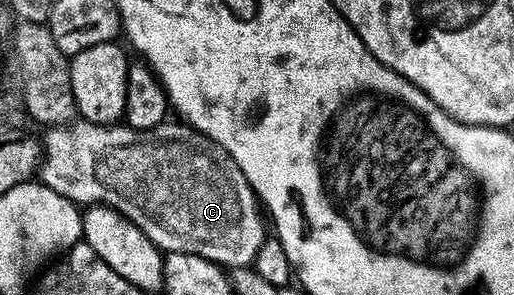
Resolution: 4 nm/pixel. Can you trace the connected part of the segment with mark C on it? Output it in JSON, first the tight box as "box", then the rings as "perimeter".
{"box":[41,121,269,269],"perimeter":[[[75,121],[70,125],[60,125],[50,128],[46,132],[47,136],[42,136],[41,139],[41,146],[43,148],[41,182],[49,189],[61,193],[66,199],[71,199],[77,205],[102,205],[104,207],[112,207],[115,211],[119,211],[126,219],[133,221],[133,225],[141,228],[157,244],[160,251],[164,253],[176,251],[177,253],[200,255],[209,261],[218,263],[224,269],[252,266],[255,258],[258,256],[258,251],[261,249],[264,241],[269,237],[269,227],[265,222],[265,215],[261,210],[261,204],[255,198],[255,191],[249,185],[245,173],[241,173],[237,161],[233,161],[233,157],[229,157],[229,153],[225,149],[221,149],[221,145],[217,145],[212,139],[205,137],[200,131],[195,130],[195,128],[188,127],[182,121],[171,122],[164,121],[159,126],[148,131],[138,131],[126,125],[104,125],[86,121]]]}

